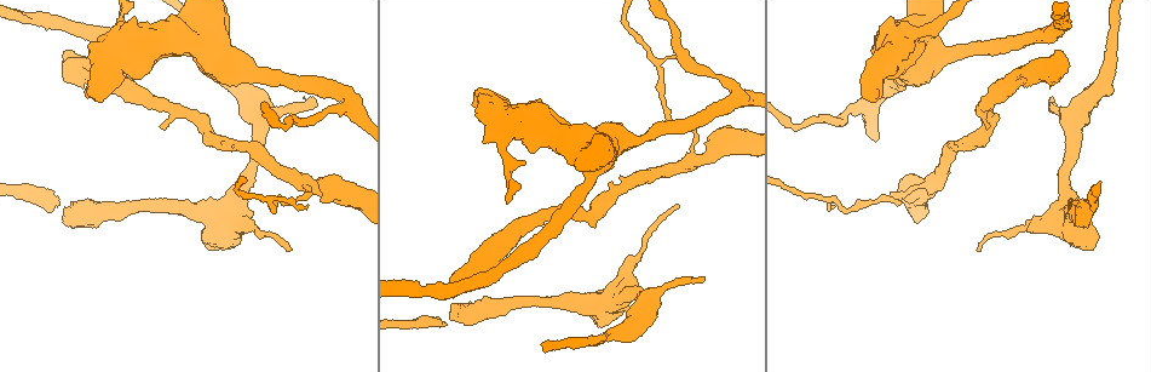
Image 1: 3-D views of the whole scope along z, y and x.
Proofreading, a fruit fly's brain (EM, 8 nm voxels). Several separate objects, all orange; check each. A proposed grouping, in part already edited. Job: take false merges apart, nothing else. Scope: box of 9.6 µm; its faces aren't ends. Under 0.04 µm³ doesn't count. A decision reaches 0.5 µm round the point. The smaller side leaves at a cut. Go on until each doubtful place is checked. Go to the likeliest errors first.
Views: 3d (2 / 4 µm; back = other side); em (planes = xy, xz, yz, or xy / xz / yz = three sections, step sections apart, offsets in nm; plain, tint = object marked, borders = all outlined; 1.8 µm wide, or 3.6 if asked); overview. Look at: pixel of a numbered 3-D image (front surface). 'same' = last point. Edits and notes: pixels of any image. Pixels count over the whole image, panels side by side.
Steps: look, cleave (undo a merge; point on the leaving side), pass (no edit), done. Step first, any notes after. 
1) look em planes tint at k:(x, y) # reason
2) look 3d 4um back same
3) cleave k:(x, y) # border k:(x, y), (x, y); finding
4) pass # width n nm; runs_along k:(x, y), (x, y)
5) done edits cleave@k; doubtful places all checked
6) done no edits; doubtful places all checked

look em 3.6um xz step 4 tint at 1:(123, 52) # abrupt turn

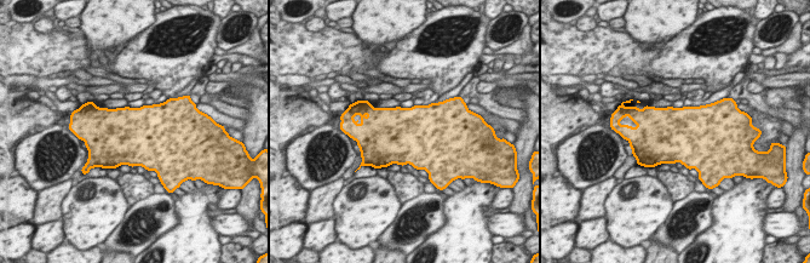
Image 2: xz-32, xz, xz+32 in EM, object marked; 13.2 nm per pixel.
look em 3.6um planes tint same

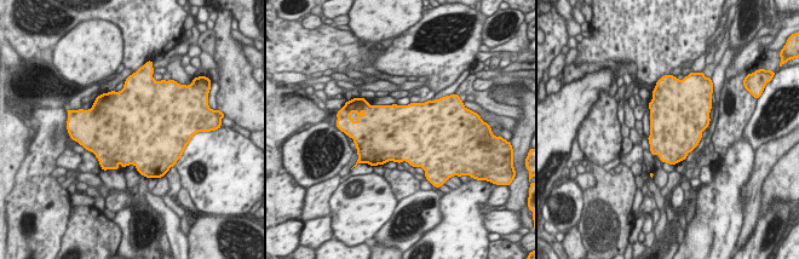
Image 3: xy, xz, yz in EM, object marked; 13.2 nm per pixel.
pass # width 750 nm; continuous, no second cell

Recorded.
look em xy step 16 tint at 1:(352, 101)

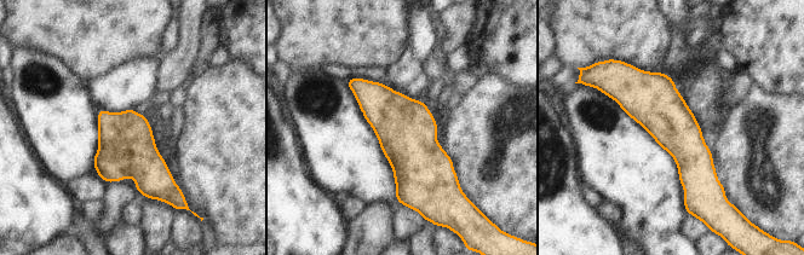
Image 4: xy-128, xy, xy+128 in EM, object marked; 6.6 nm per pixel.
look em planes tint same # cut it another way

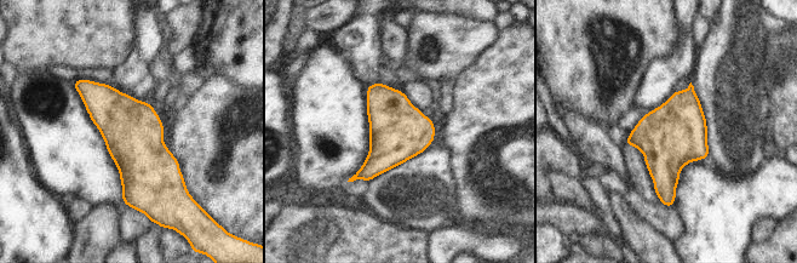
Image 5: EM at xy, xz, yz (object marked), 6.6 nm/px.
pass # width 400 nm; one cell here

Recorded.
look 3d 2um at 1:(697, 159) # sudden change in width

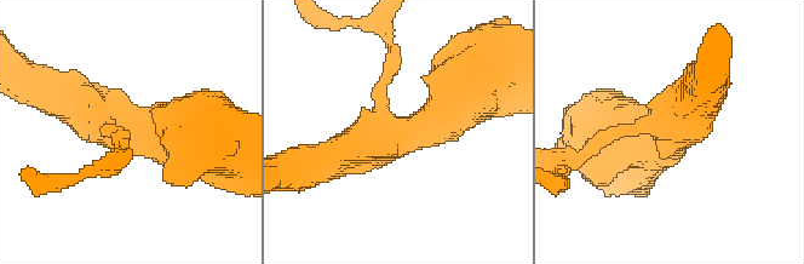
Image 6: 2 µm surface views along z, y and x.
look em xz step 8 plain at 6:(396, 133)

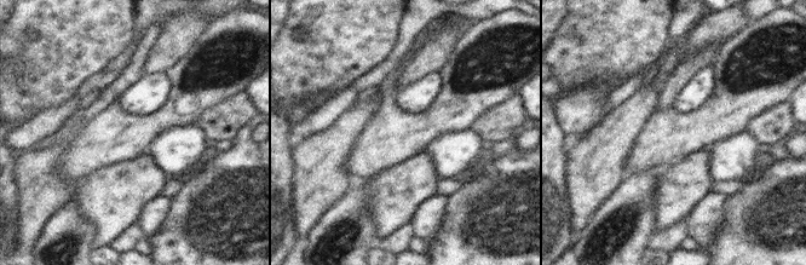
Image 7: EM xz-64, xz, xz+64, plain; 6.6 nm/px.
look em xz step 8 tint same

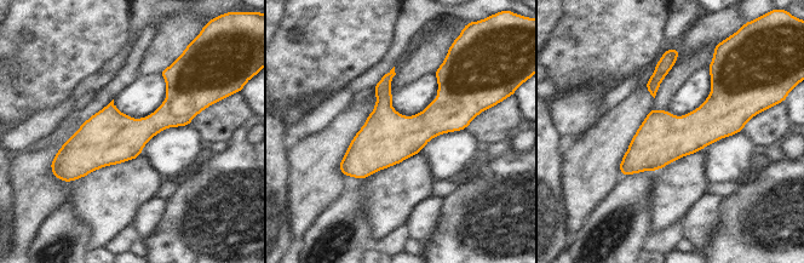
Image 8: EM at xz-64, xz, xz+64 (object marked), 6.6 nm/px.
pass # width 340 nm; continuous, no second cell

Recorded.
look 3d 4um at 1:(214, 46)

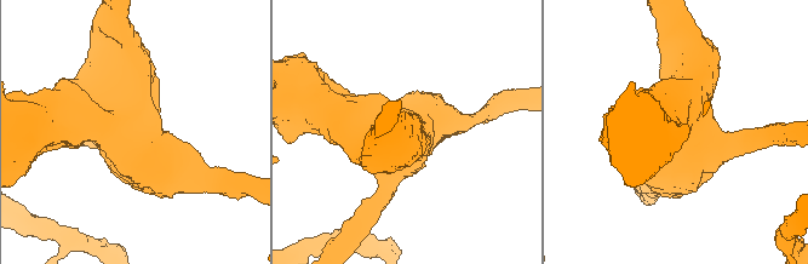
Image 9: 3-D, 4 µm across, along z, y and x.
look em 3.6um planes tint at 9:(131, 135)

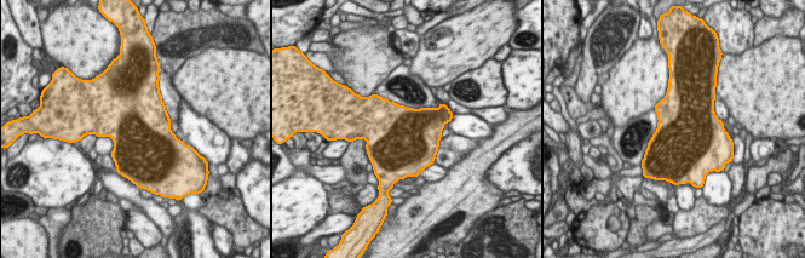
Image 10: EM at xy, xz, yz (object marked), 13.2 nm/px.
pass # continuous, no second cell

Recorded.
done no edits; doubtful places all checked

